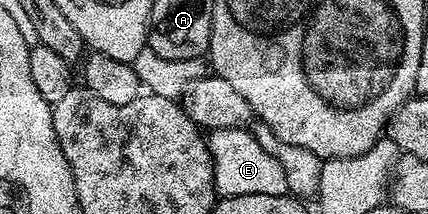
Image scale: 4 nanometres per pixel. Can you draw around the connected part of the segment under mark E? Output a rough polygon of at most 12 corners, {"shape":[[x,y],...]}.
{"shape":[[248,128],[206,139],[216,191],[289,195],[286,170]]}

